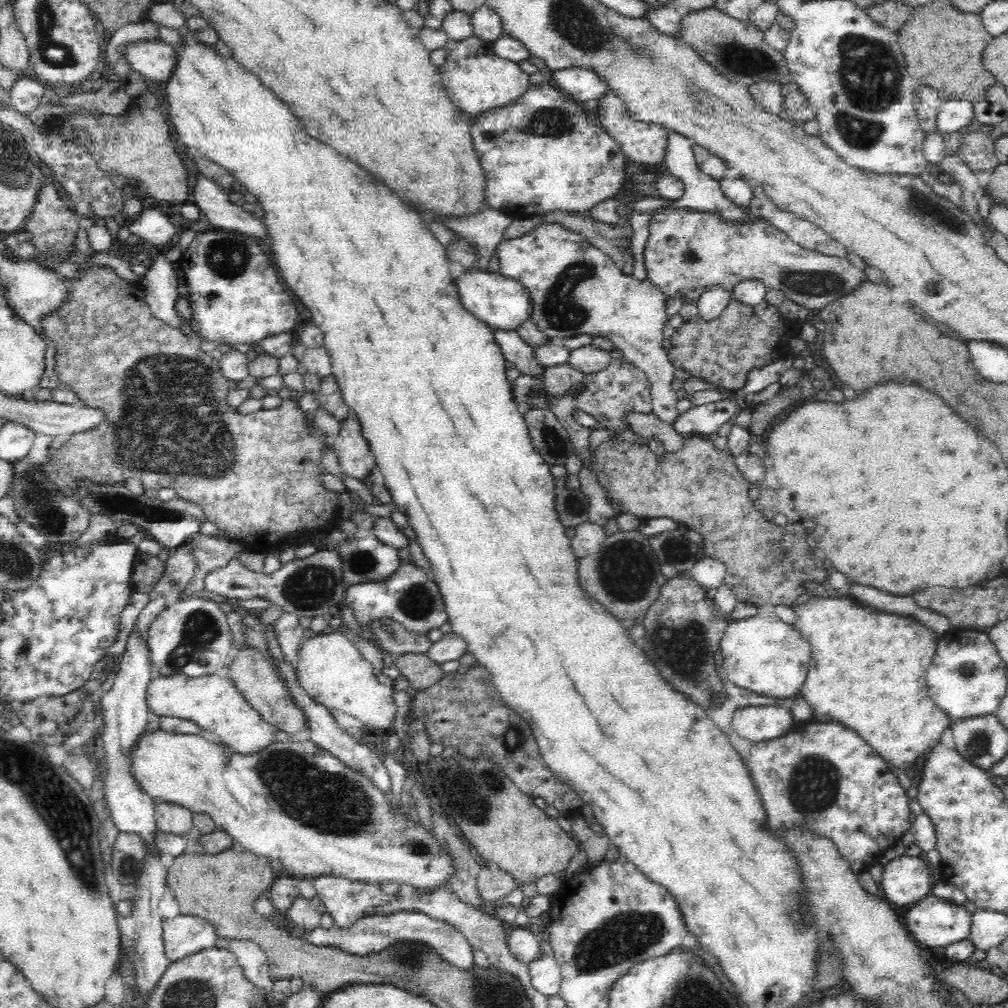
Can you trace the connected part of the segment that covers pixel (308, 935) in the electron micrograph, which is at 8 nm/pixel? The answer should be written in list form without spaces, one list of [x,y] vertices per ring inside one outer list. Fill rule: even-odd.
[[[268,892],[260,893],[253,900],[253,909],[256,914],[263,916],[270,923],[276,924],[277,928],[288,931],[295,935],[303,942],[316,947],[327,947],[342,950],[349,954],[362,955],[368,952],[380,952],[400,940],[422,940],[428,944],[429,948],[434,948],[437,954],[442,958],[459,968],[462,972],[470,972],[476,968],[476,961],[474,961],[474,948],[468,943],[468,940],[463,934],[459,934],[451,924],[434,920],[420,912],[398,912],[388,916],[378,915],[369,912],[366,917],[359,918],[353,925],[346,928],[340,928],[334,925],[330,928],[324,928],[322,925],[313,928],[312,930],[296,928],[296,923],[292,923],[292,919],[288,917],[287,913],[277,911],[271,903],[271,898]]]

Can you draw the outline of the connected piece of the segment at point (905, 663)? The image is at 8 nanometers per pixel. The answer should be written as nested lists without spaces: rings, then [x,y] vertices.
[[[845,592],[840,598],[823,597],[820,598],[820,600],[810,600],[806,604],[800,604],[793,608],[797,614],[793,626],[812,648],[812,659],[807,670],[805,681],[801,686],[800,696],[808,701],[808,704],[814,711],[824,714],[824,716],[836,718],[836,722],[841,722],[844,725],[848,724],[848,728],[851,728],[856,731],[856,733],[860,734],[860,736],[864,737],[864,741],[872,745],[874,750],[877,753],[880,753],[880,756],[882,756],[884,760],[888,760],[896,770],[900,770],[900,772],[912,771],[914,764],[918,762],[920,756],[932,752],[932,750],[940,744],[942,734],[946,732],[946,728],[948,728],[949,725],[948,715],[943,710],[940,710],[940,708],[928,698],[926,684],[922,682],[922,676],[924,676],[924,680],[926,680],[926,668],[931,664],[933,656],[936,654],[940,637],[912,617],[903,617],[896,614],[890,616],[890,614],[880,614],[880,612],[872,612],[872,610],[866,610],[866,608],[867,607],[856,604],[856,602],[854,602],[849,595],[845,594]]]

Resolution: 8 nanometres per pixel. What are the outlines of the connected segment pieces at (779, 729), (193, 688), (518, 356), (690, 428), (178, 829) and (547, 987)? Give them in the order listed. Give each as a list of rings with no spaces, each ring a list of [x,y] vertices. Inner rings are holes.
[[[745,706],[735,710],[731,730],[752,743],[784,736],[794,726],[790,708],[773,706]]]
[[[217,673],[189,678],[186,675],[152,677],[146,690],[151,715],[175,716],[191,720],[200,730],[212,732],[222,742],[224,758],[232,754],[250,756],[270,747],[280,729],[262,718],[262,715],[244,698],[230,678]]]
[[[495,330],[495,340],[503,350],[503,356],[520,374],[532,378],[544,378],[547,367],[540,363],[536,352],[518,332]]]
[[[726,398],[692,405],[689,410],[676,418],[673,427],[676,432],[687,438],[705,437],[716,433],[724,422],[733,422],[736,416],[736,402]]]
[[[157,801],[155,820],[162,833],[171,833],[184,837],[194,834],[192,813],[182,806]]]
[[[542,916],[534,920],[533,924],[539,952],[527,965],[532,986],[545,997],[559,994],[561,983],[561,968],[555,959],[555,953],[548,940],[544,940],[546,926],[542,922]]]

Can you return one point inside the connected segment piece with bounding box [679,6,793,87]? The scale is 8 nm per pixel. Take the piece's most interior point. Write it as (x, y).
(738, 50)

